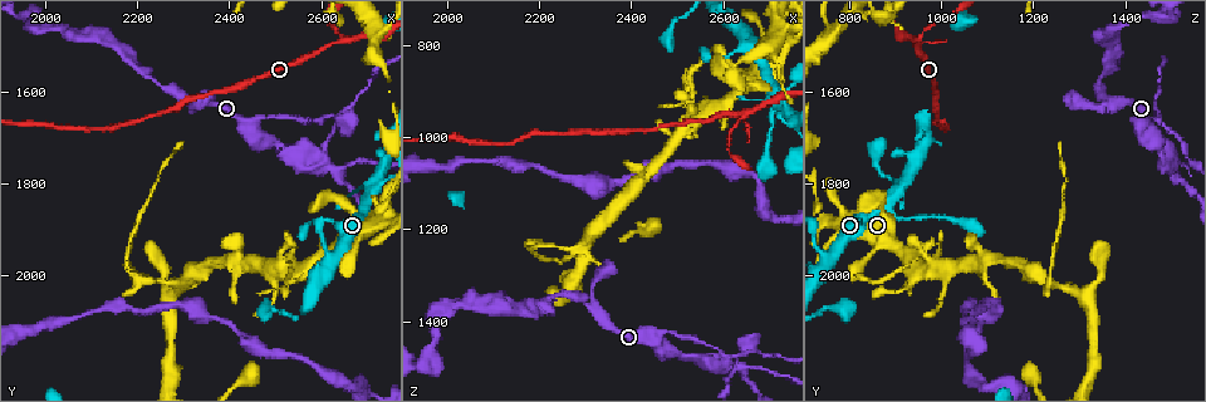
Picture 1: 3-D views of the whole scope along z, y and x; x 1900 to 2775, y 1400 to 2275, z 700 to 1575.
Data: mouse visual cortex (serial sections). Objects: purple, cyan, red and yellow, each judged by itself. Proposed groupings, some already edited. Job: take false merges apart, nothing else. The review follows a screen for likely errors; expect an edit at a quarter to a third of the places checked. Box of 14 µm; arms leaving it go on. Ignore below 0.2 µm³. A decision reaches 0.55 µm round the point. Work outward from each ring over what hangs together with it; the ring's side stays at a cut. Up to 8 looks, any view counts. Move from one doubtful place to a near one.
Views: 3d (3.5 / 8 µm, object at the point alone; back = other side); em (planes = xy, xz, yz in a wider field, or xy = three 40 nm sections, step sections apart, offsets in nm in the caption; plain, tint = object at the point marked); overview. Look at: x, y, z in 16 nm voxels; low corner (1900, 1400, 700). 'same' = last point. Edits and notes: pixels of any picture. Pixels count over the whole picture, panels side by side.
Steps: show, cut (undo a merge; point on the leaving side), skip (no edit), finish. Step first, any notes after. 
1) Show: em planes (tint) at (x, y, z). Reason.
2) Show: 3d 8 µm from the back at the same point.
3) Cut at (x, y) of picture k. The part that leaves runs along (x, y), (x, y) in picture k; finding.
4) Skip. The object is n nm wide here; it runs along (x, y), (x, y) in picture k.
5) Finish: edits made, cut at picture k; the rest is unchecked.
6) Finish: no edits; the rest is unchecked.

Show: 3d 8 µm from the back at (2725, 1880, 795).

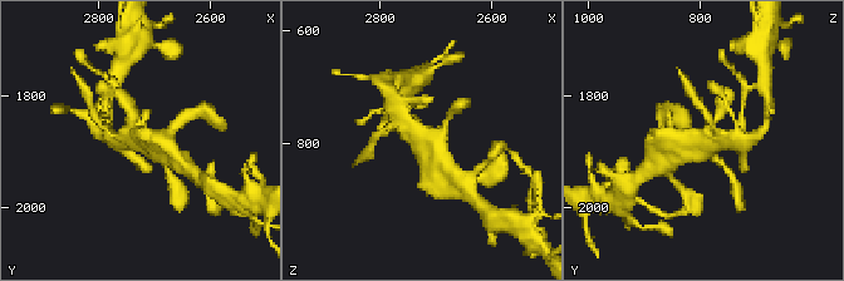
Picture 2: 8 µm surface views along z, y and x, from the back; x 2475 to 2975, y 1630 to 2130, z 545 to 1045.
Show: 3d 3.5 µm at (2725, 1890, 795). Zoom in.

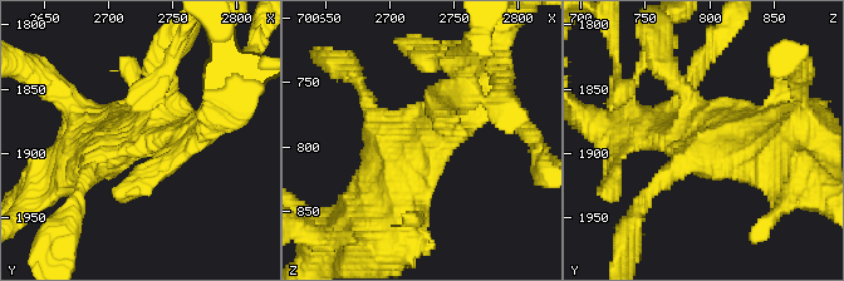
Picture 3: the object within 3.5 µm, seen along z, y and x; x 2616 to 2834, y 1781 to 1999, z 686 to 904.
Skip. 4 arms meet here; it runs along (369, 225), (470, 74) in picture 3; continuous, no second cell.

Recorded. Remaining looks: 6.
Show: 3d 3.5 µm at (2645, 1485, 950). Side arm on a straight run.

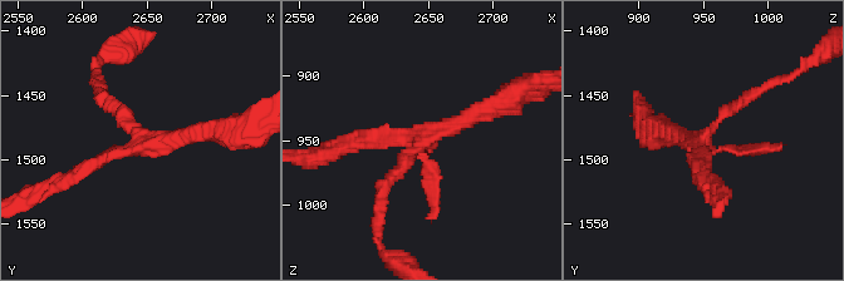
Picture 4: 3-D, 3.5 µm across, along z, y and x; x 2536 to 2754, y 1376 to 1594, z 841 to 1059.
Show: em xy step 1 (tint) at (2644, 1488, 950).

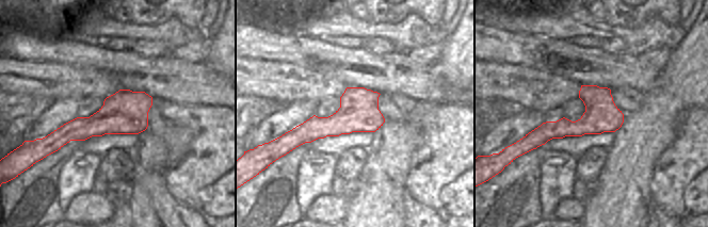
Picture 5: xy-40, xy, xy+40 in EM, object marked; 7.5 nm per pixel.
Skip. It runs along (621, 116), (551, 129), (529, 142) in picture 5; one cell here.

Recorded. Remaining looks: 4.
Show: 3d 3.5 µm at (2445, 1680, 1440). A fork.

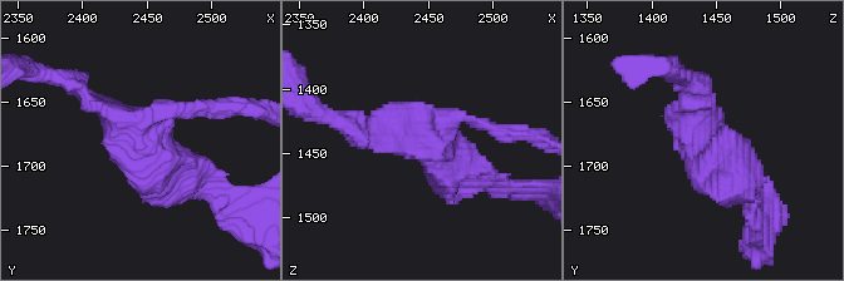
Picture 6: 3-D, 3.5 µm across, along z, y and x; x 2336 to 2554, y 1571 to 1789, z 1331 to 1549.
Show: em planes (tint) at (2448, 1676, 1434). 3 arms meet here; the arms are 150, 250, 500 nm wide.

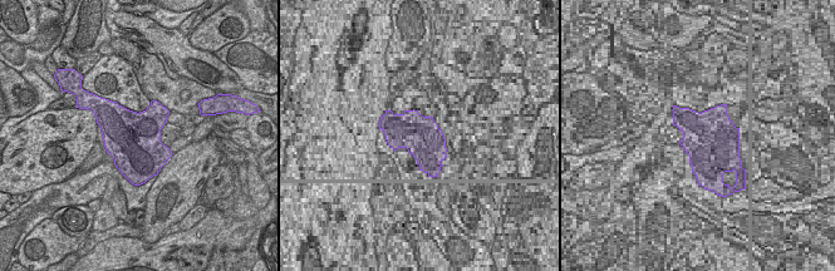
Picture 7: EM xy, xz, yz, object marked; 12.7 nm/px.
Skip. The object is 700 nm wide here; it runs along (74, 83), (143, 133), (186, 183) in picture 6; all the same cell.

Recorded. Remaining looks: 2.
Show: 3d 3.5 µm at (2635, 1660, 1475). Sudden change in width.

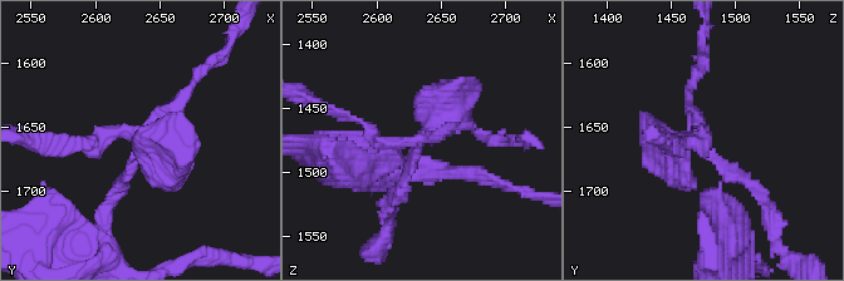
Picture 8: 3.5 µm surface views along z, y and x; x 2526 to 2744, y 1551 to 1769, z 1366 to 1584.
Cut at (140, 143) of picture 8. A second cell is stuck on.

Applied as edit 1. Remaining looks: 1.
Finish: edits made, cut at picture 8; the rest is unchecked.

